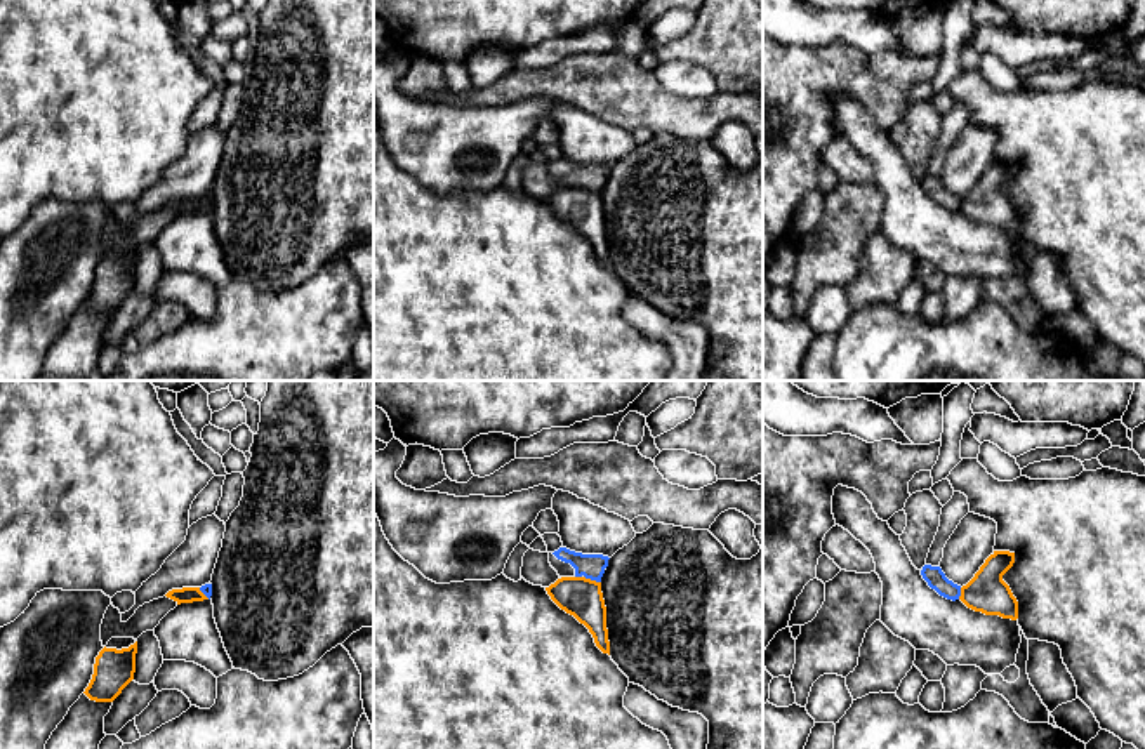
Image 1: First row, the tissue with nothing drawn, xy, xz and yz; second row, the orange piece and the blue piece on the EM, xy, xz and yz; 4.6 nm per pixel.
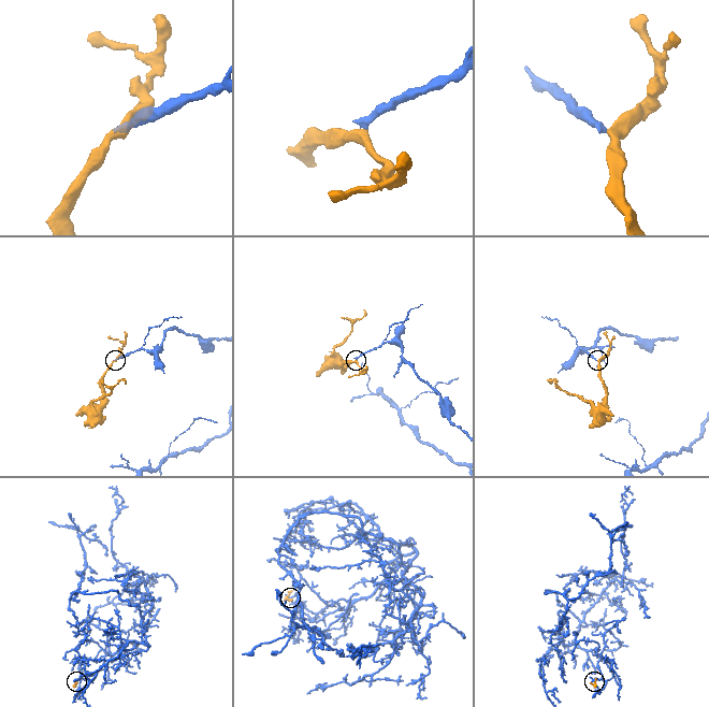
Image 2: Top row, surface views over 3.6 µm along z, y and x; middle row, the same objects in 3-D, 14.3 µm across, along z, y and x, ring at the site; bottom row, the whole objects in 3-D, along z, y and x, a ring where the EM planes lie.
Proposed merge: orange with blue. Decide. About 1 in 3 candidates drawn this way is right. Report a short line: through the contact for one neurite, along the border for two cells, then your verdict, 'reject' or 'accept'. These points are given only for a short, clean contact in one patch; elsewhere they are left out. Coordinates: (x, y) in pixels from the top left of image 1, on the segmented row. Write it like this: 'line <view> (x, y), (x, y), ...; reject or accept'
line xz (584, 576), (600, 583); reject

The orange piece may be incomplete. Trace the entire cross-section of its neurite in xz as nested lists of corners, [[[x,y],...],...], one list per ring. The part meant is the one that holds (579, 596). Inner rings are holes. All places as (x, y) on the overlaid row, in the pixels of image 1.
[[[561,577],[546,587],[546,591],[561,610],[586,626],[592,634],[596,646],[610,655],[601,582],[586,577]]]

